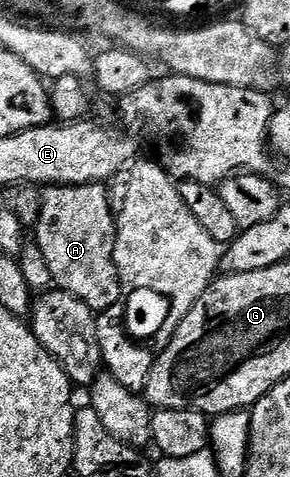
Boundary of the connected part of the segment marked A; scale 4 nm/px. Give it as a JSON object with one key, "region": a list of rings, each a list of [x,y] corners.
{"region":[[[102,183],[93,185],[48,185],[42,189],[42,206],[40,219],[36,226],[36,243],[40,251],[44,251],[44,260],[48,262],[48,271],[52,271],[52,279],[57,288],[66,293],[76,295],[80,303],[88,303],[95,314],[102,313],[108,307],[119,304],[123,300],[124,286],[118,277],[118,268],[114,262],[116,247],[115,206],[110,204],[107,186]]]}

